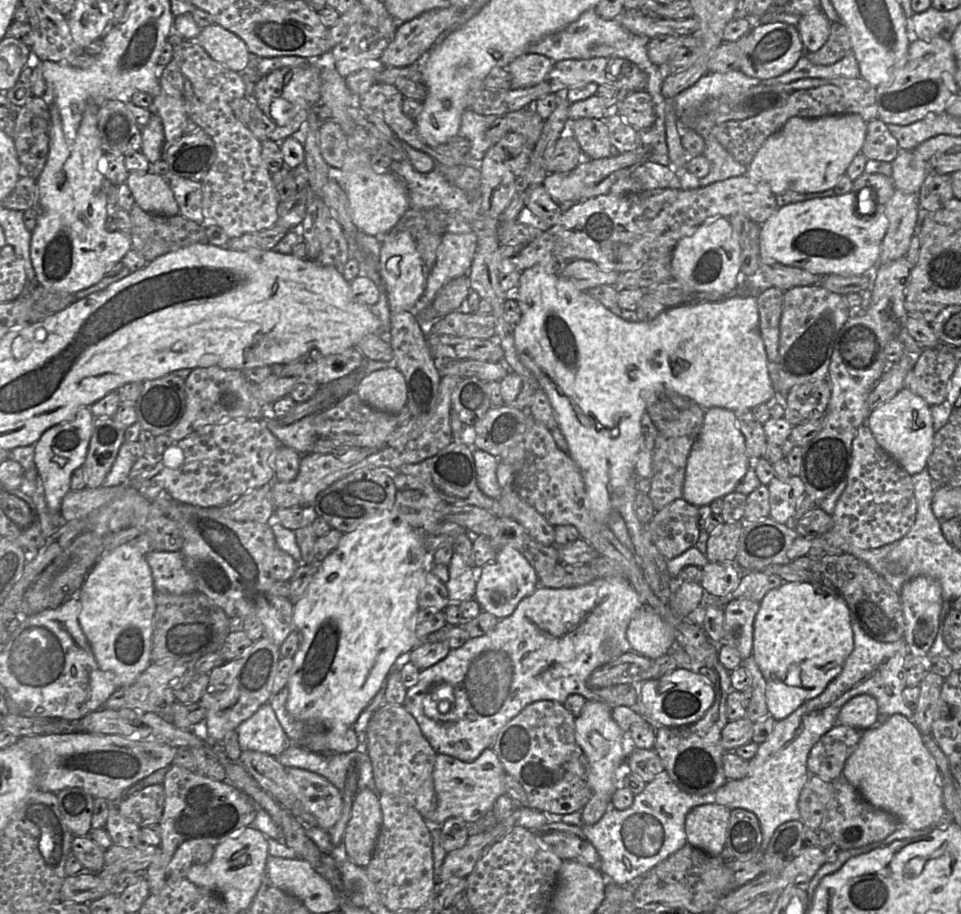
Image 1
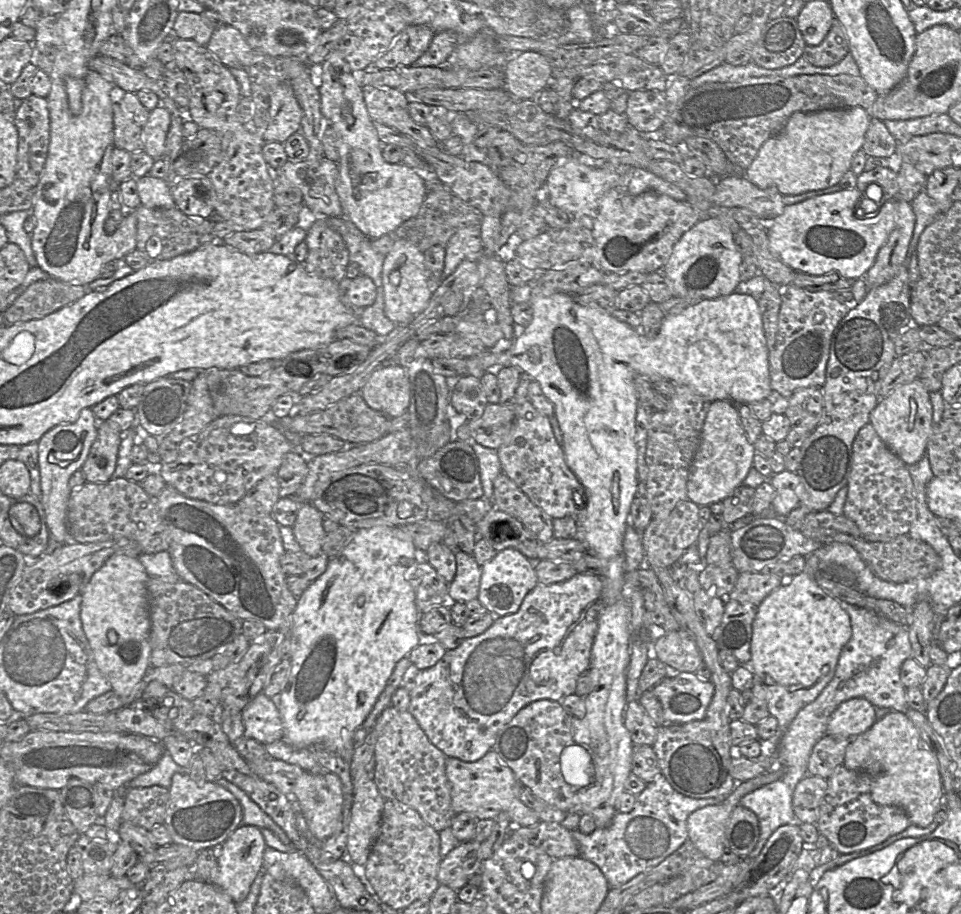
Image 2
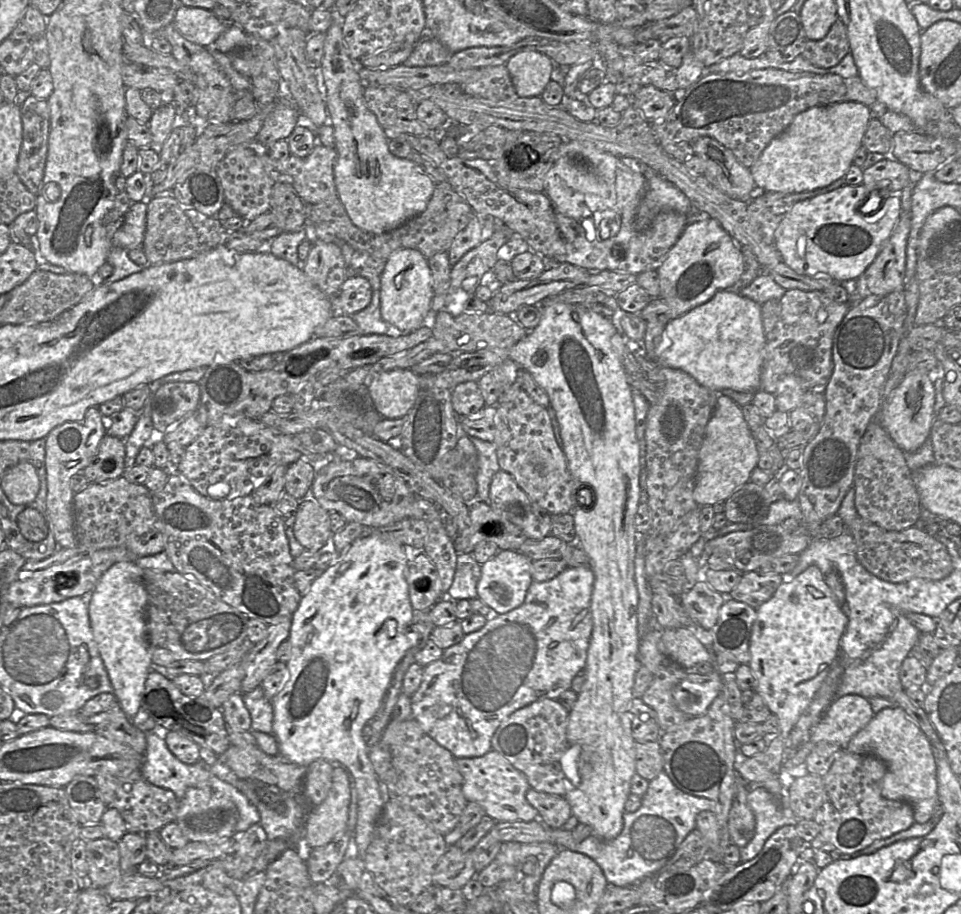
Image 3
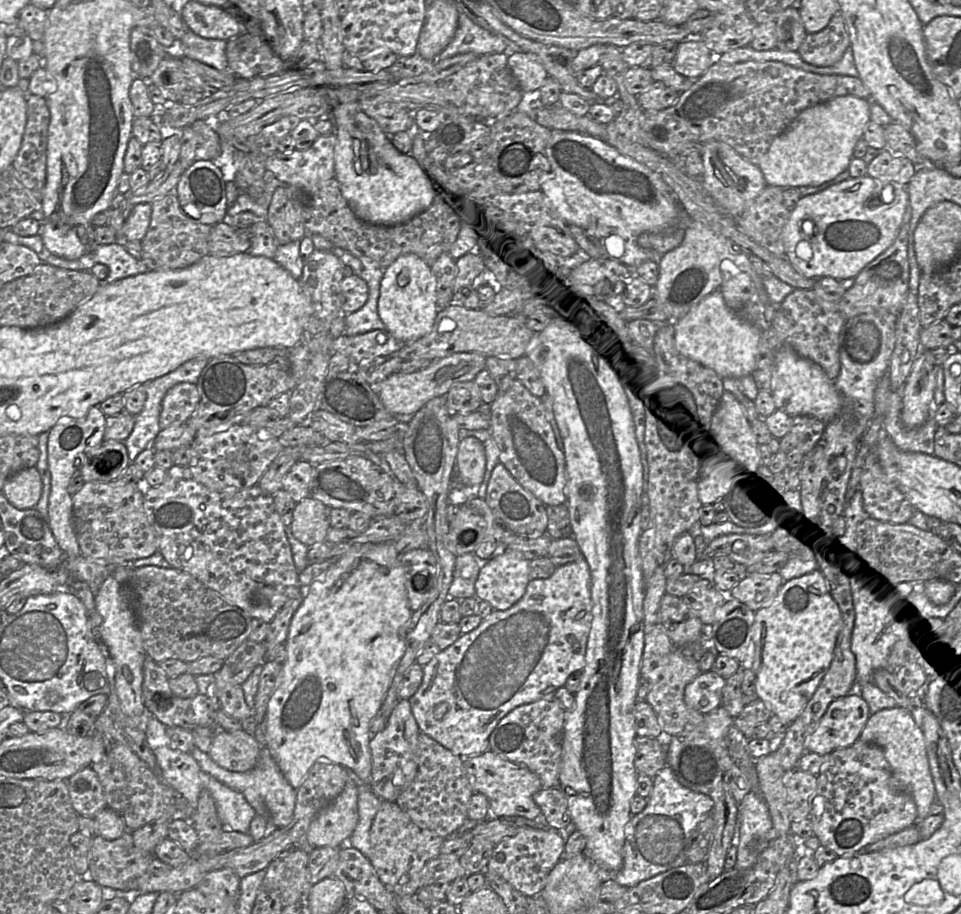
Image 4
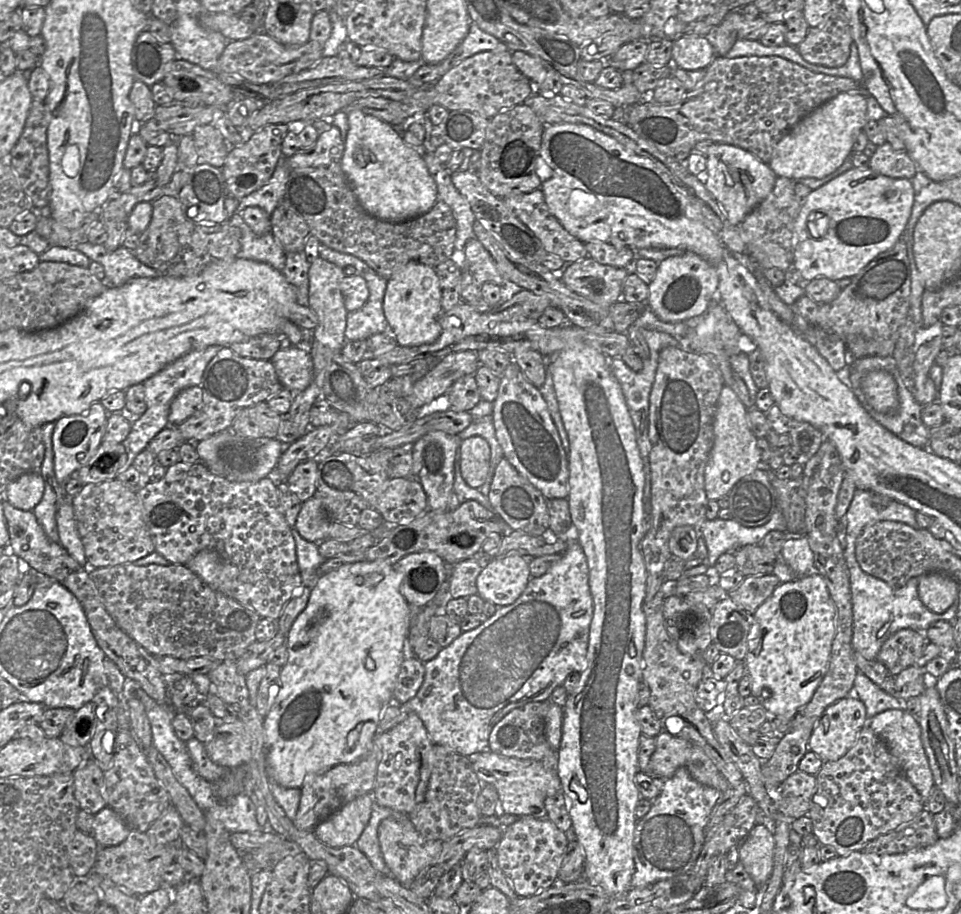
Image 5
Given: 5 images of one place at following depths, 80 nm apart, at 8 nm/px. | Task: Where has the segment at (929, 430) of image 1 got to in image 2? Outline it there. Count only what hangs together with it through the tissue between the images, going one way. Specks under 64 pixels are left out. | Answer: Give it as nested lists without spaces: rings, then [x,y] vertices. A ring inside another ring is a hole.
[[[919,379],[896,387],[890,394],[880,399],[869,417],[869,423],[881,440],[907,466],[918,462],[926,454],[932,422],[930,393]]]

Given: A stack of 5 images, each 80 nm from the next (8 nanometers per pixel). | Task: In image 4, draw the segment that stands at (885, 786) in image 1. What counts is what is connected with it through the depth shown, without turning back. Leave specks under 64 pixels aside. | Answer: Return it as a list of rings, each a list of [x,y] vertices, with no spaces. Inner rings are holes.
[[[894,707],[882,709],[870,715],[859,739],[876,744],[883,750],[891,767],[894,789],[912,796],[917,807],[918,820],[929,816],[931,804],[936,797],[936,790],[930,771],[925,737],[910,711]]]

